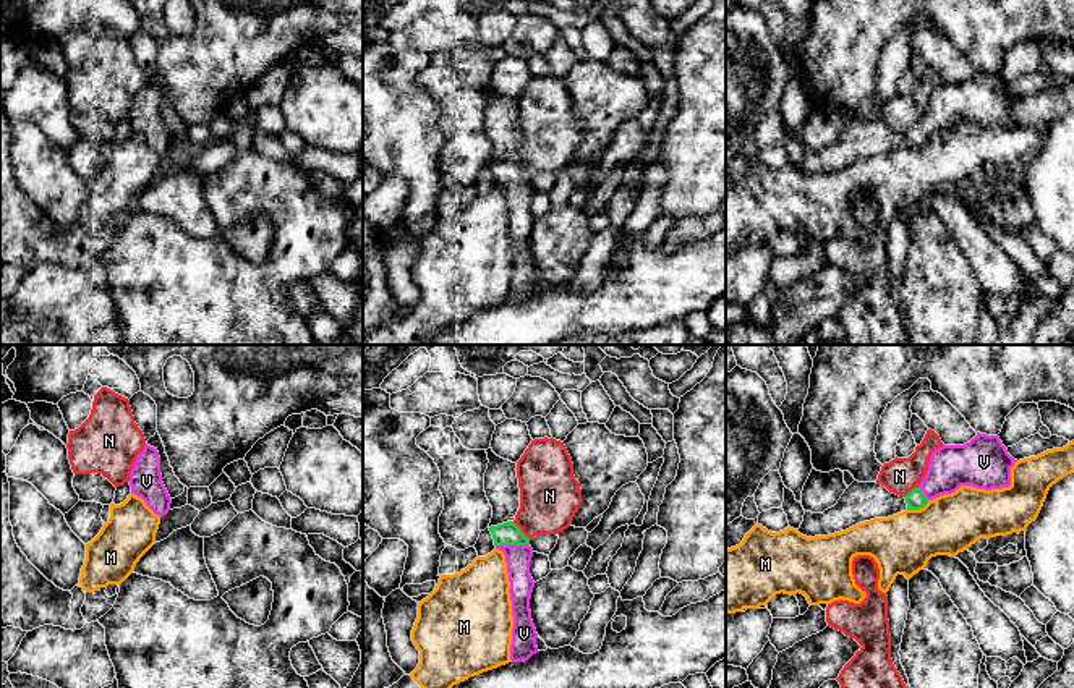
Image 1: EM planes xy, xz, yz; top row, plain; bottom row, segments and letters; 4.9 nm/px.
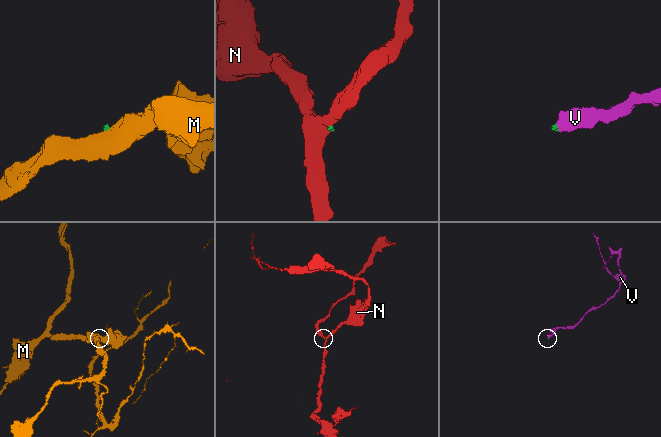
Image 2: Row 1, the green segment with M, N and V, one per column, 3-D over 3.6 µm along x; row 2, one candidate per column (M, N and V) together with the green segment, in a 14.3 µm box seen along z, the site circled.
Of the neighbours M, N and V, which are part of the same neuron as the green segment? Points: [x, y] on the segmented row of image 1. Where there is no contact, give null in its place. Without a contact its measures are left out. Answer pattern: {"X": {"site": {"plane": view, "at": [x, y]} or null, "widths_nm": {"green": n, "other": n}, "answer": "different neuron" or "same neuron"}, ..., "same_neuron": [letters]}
{"M": {"site": {"plane": "yz", "at": [917, 509]}, "widths_nm": {"green": 100, "other": 300}, "answer": "different neuron"}, "N": {"site": {"plane": "xz", "at": [520, 531]}, "widths_nm": {"green": 110, "other": 300}, "answer": "different neuron"}, "V": {"site": {"plane": "xz", "at": [512, 544]}, "widths_nm": {"green": 110, "other": 120}, "answer": "same neuron"}, "same_neuron": ["V"]}

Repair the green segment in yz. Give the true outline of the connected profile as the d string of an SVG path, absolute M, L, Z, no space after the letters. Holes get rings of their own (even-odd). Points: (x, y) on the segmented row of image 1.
M977 435L964 445L943 445L930 457L920 486L899 497L876 482L854 481L837 503L823 513L805 512L799 533L807 537L846 531L859 523L920 510L961 486L1003 489L1011 486L1014 460L998 435Z

